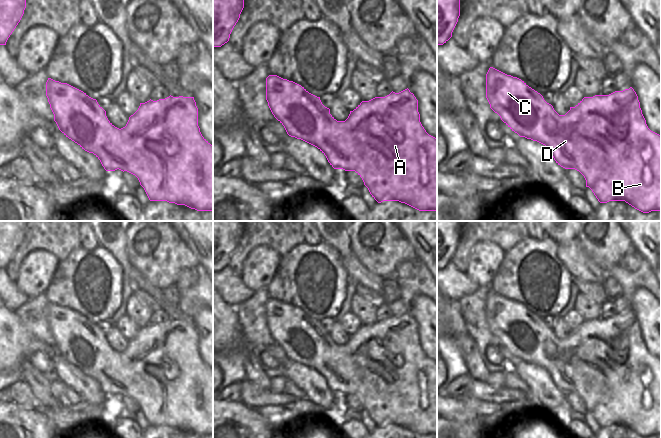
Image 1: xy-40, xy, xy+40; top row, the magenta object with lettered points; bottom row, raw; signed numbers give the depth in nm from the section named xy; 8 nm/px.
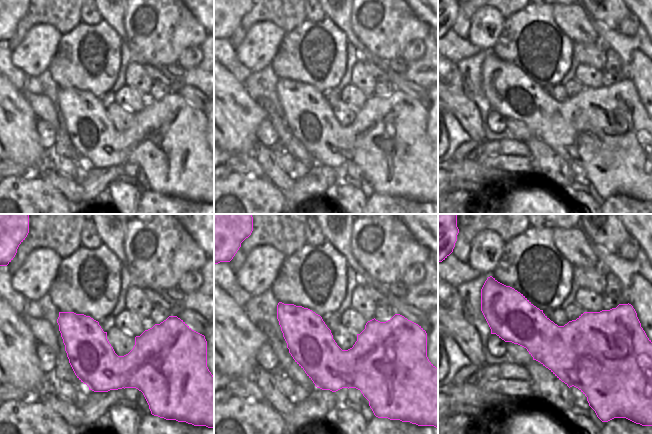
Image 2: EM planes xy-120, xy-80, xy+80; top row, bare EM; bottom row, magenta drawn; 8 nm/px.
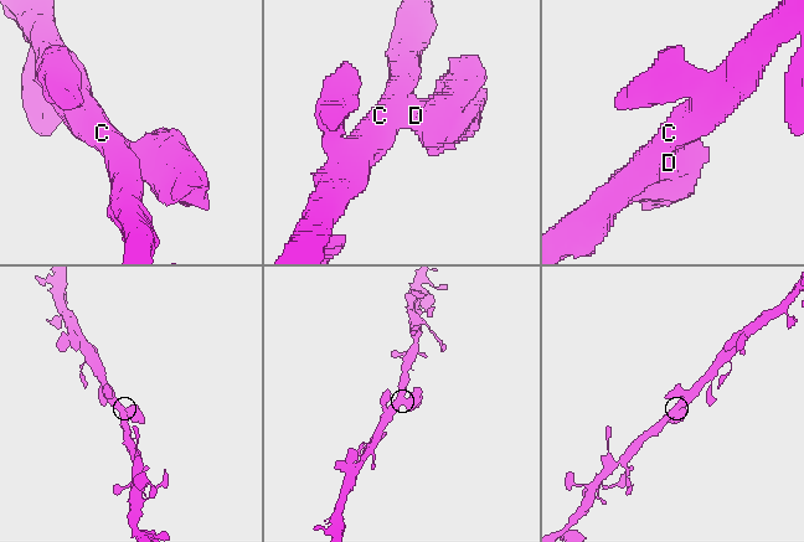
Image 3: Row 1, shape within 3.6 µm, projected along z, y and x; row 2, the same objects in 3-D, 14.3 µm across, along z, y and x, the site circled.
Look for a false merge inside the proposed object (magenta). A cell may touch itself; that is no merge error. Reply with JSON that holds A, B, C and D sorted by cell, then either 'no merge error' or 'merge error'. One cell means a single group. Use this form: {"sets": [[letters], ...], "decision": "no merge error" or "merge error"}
{"sets": [["A", "B", "C", "D"]], "decision": "no merge error"}

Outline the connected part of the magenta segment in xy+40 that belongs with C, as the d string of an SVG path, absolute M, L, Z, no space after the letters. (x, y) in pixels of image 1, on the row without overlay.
M490 291L486 298L486 322L490 332L512 355L545 369L561 391L579 395L586 404L586 411L592 414L600 427L625 425L643 437L661 435L661 359L648 352L632 311L609 319L584 321L565 339L559 339L540 317L524 305Z

